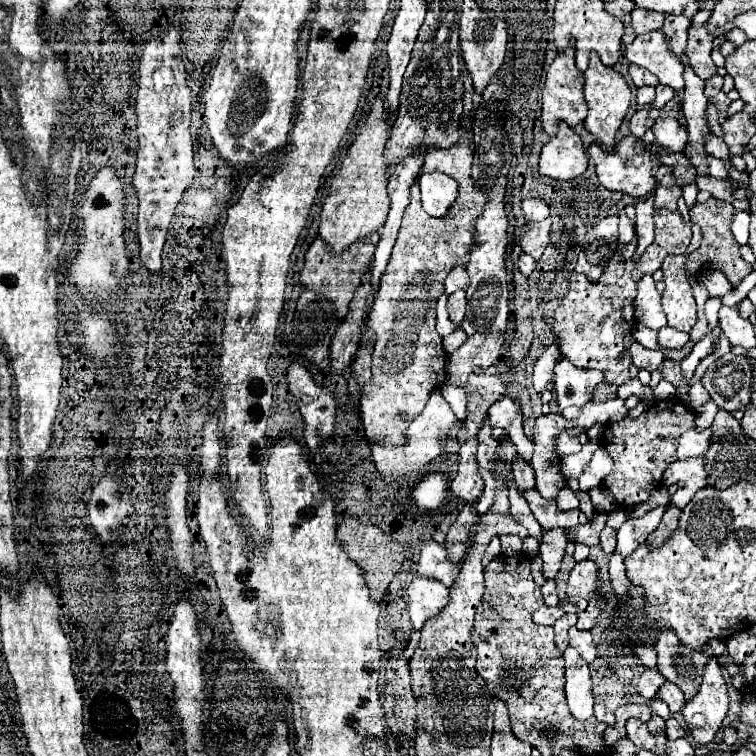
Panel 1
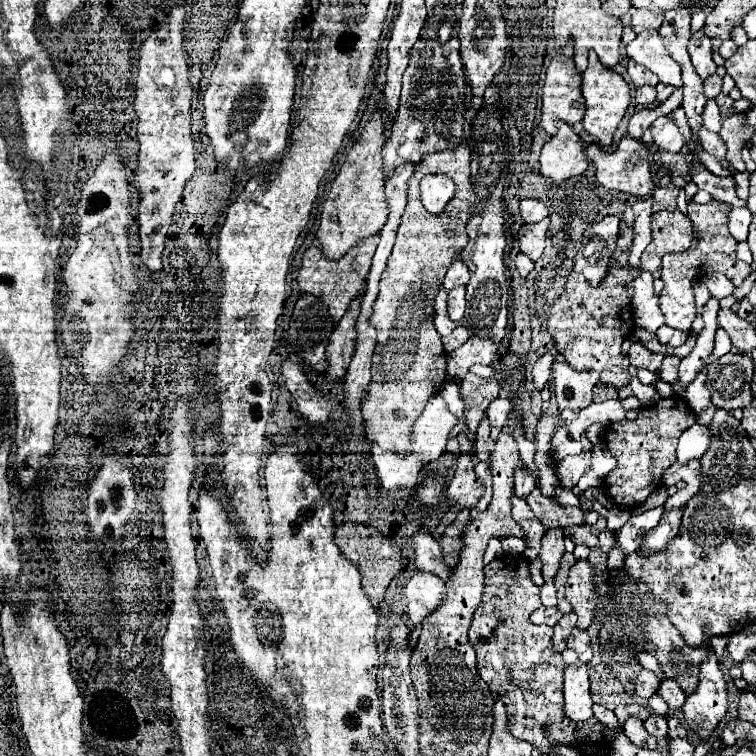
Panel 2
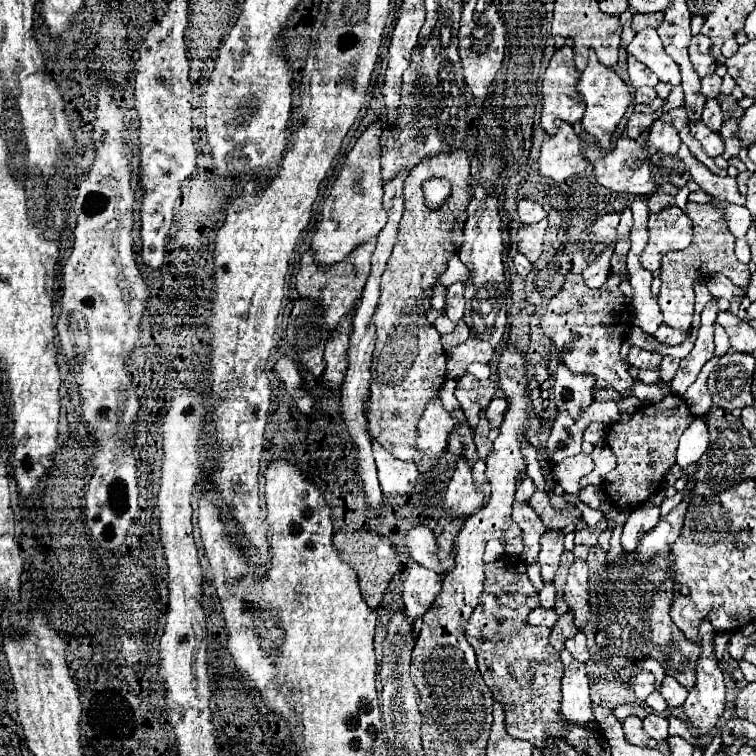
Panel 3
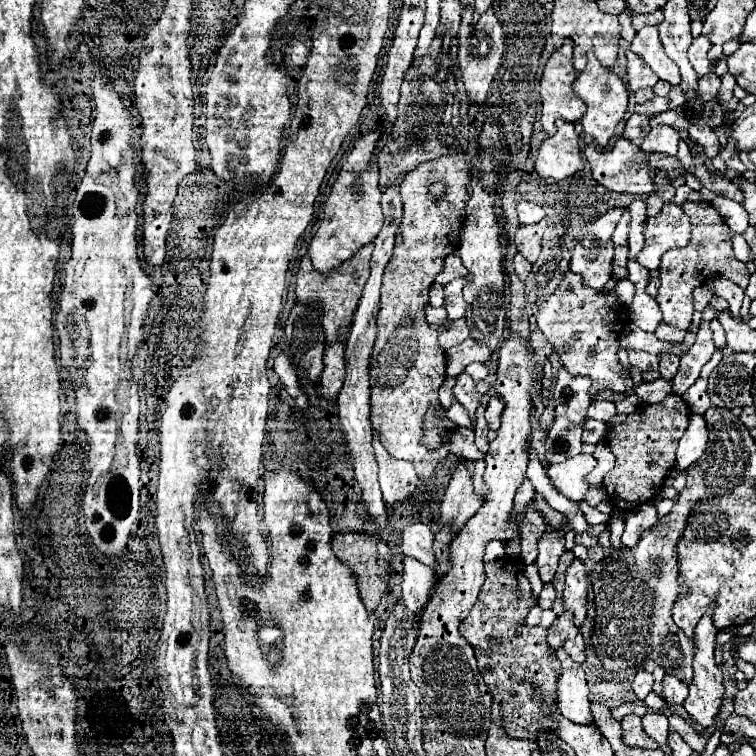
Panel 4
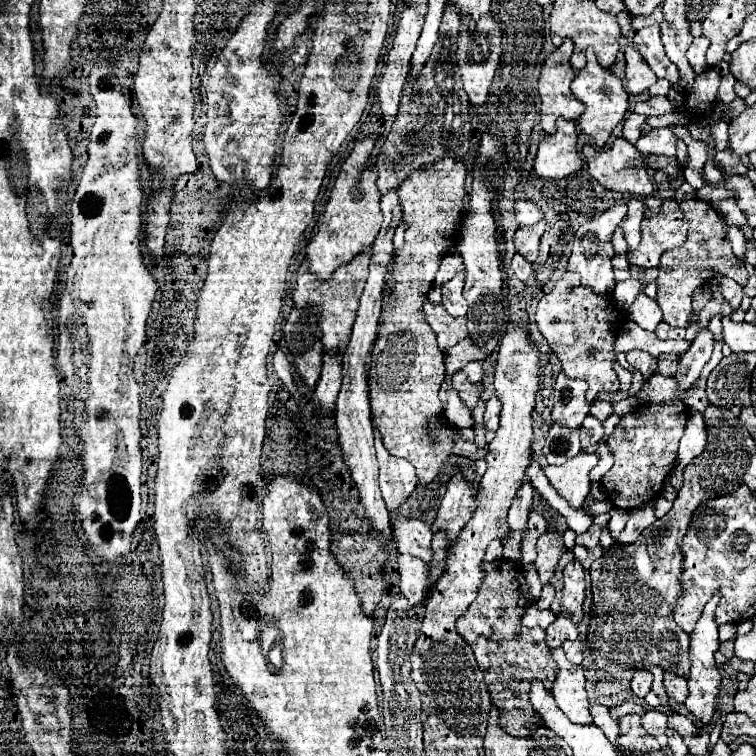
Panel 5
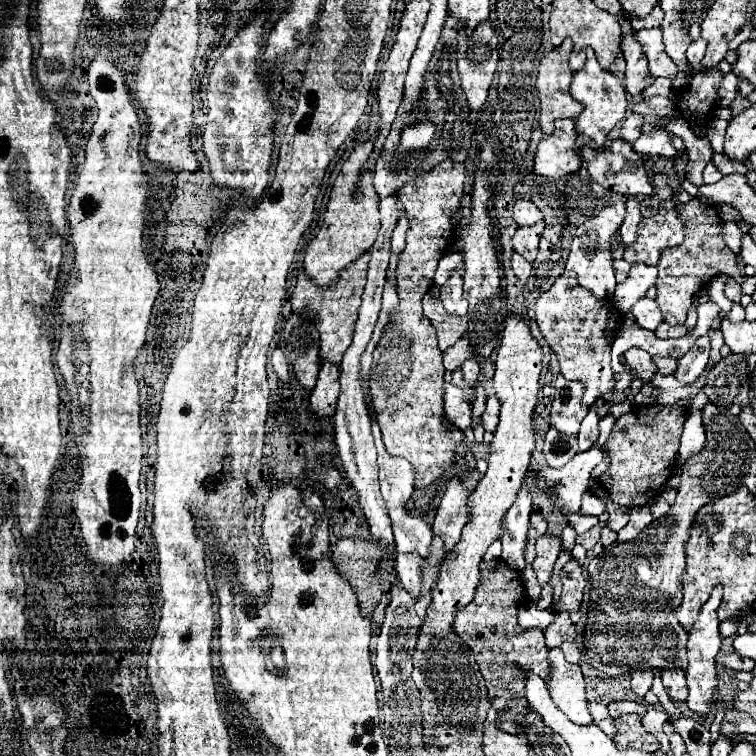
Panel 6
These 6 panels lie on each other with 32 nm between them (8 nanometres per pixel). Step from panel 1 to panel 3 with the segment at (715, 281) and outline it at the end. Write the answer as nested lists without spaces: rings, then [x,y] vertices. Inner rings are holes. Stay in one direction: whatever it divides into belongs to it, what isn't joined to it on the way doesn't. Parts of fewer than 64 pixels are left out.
[[[710,276],[710,278],[704,280],[704,284],[714,298],[730,300],[730,312],[738,314],[738,308],[740,308],[740,302],[742,302],[744,294],[736,284],[732,284],[726,276]]]

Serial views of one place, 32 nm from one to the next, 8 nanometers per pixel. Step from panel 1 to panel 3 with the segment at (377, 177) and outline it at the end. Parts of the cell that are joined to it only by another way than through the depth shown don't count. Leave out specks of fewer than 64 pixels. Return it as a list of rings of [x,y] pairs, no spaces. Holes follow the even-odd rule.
[[[380,124],[368,126],[368,130],[356,140],[354,148],[346,156],[346,162],[332,184],[330,196],[324,200],[322,222],[312,238],[310,250],[318,264],[330,266],[342,262],[354,248],[378,236],[380,228],[386,224],[386,212],[382,208],[382,178],[380,178]]]

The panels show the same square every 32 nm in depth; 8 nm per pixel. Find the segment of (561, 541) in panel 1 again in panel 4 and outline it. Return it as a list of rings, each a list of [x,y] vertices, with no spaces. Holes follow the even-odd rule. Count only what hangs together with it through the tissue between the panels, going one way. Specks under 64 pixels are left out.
[[[548,530],[538,540],[538,558],[536,566],[540,572],[540,578],[544,584],[548,584],[554,578],[554,572],[558,568],[558,558],[564,552],[564,532],[562,530]]]

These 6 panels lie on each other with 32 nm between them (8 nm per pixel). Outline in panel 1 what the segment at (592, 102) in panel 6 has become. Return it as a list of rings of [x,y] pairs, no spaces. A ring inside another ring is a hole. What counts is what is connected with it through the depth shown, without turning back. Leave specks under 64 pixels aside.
[[[596,52],[590,54],[590,64],[588,70],[584,72],[584,96],[588,102],[588,116],[584,120],[584,128],[594,134],[598,138],[598,142],[606,148],[614,146],[614,134],[620,128],[628,108],[630,108],[630,100],[632,100],[632,92],[630,86],[626,84],[626,80],[612,68],[604,66],[598,58]]]

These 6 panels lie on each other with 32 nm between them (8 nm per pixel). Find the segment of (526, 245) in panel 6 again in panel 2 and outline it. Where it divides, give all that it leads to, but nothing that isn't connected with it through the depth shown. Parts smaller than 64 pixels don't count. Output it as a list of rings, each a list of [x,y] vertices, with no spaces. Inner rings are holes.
[[[542,220],[538,224],[524,224],[520,228],[520,234],[518,234],[518,246],[520,246],[520,252],[524,252],[526,256],[530,256],[530,260],[538,260],[538,256],[544,252],[544,240],[546,240],[546,234],[548,234],[548,220]]]

